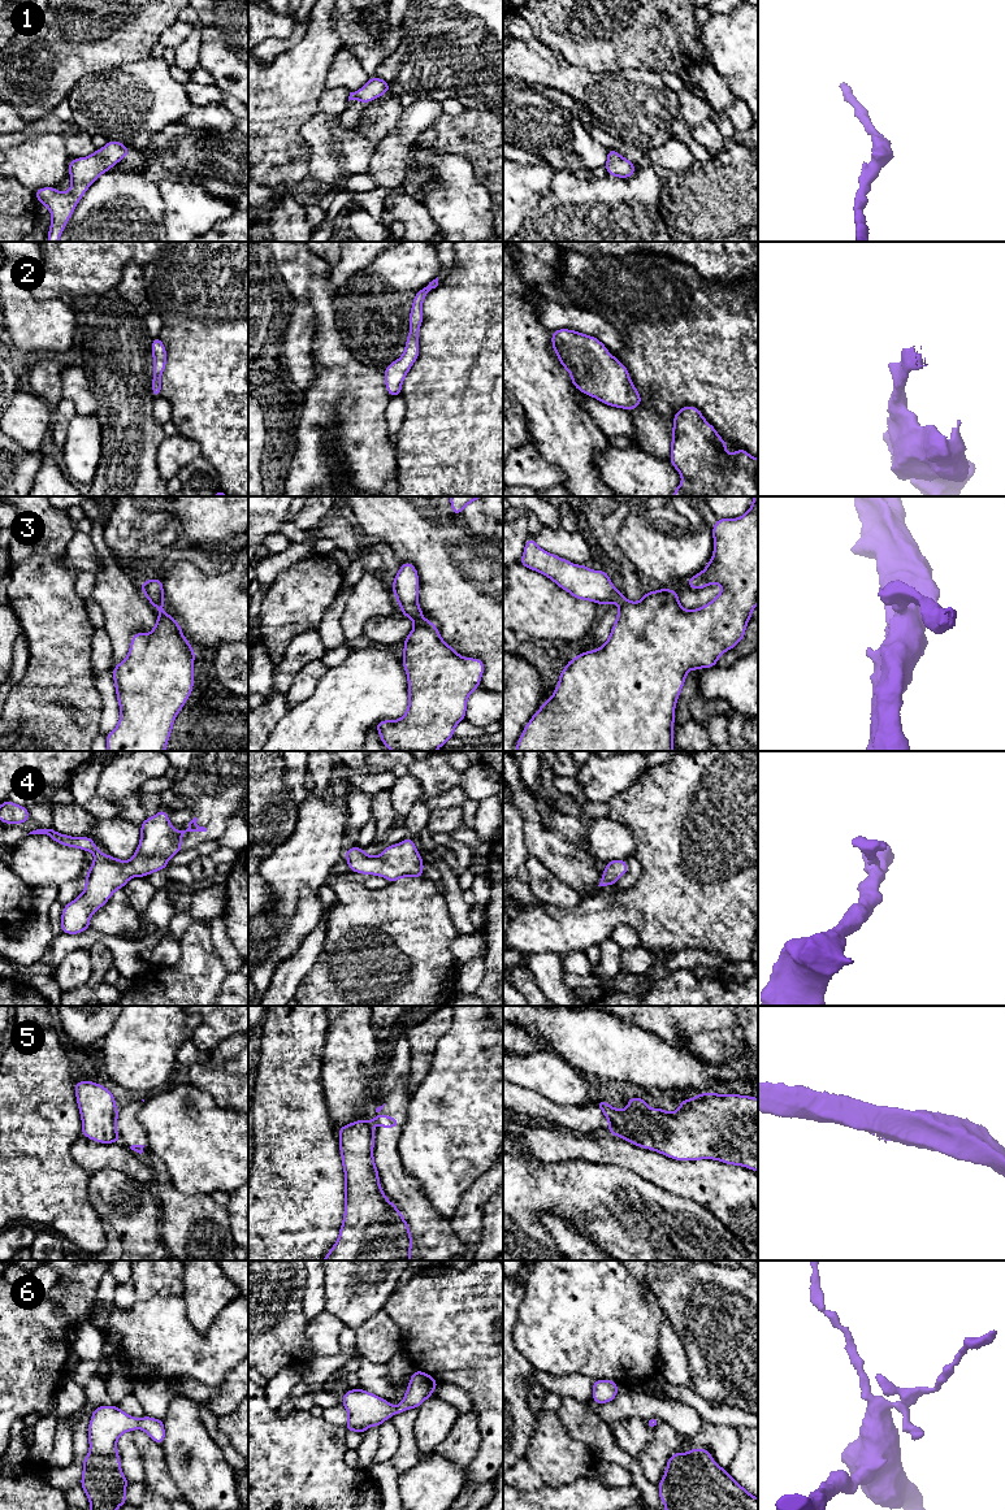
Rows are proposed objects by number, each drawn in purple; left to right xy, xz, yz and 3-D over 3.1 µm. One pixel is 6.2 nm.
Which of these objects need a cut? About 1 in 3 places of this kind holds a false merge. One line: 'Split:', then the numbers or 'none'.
Split: 5

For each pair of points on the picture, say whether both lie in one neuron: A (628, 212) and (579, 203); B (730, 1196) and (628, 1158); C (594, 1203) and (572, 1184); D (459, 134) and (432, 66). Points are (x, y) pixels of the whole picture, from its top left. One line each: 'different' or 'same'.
A: same
B: same
C: same
D: different

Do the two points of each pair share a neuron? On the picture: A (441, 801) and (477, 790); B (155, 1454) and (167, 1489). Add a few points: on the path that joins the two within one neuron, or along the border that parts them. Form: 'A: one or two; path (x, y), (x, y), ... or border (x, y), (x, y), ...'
A: two; border (436, 797), (454, 786), (460, 786), (468, 798)
B: one; path (155, 1463), (159, 1480)

